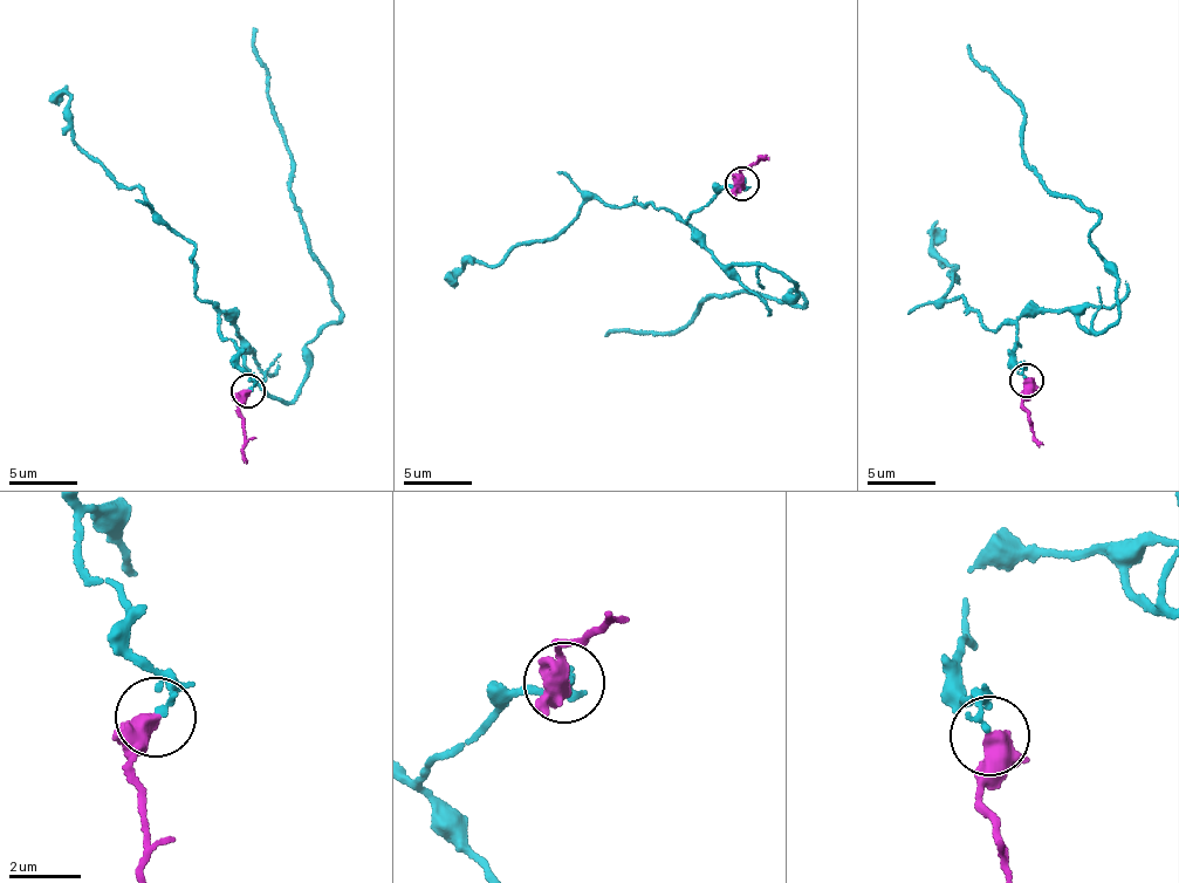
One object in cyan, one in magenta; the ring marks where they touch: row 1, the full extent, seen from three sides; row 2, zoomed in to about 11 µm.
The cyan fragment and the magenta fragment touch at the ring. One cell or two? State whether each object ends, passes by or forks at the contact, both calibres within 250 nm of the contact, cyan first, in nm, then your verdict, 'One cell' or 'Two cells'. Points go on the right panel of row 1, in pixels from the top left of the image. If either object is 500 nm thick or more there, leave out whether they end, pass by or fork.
At the ring cyan ends. At the ring magenta passes by. Thickness 150 nm (cyan) against 420 nm. Two cells

